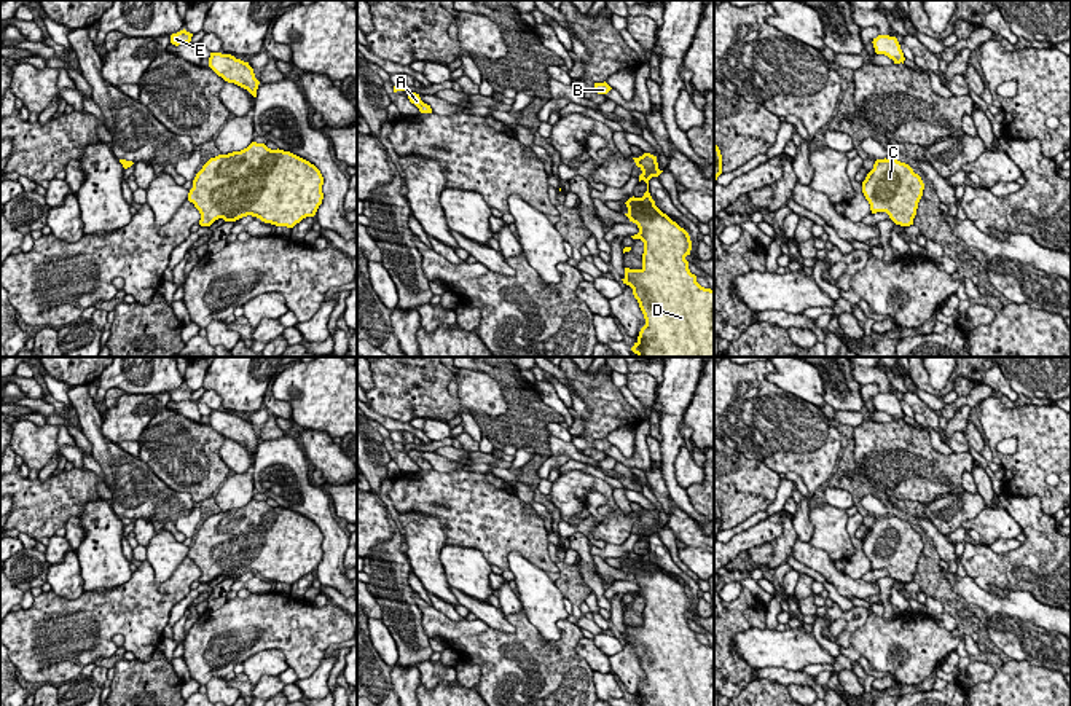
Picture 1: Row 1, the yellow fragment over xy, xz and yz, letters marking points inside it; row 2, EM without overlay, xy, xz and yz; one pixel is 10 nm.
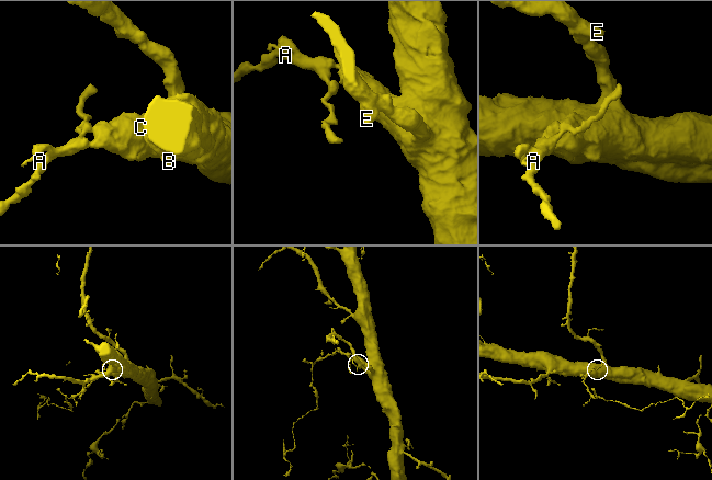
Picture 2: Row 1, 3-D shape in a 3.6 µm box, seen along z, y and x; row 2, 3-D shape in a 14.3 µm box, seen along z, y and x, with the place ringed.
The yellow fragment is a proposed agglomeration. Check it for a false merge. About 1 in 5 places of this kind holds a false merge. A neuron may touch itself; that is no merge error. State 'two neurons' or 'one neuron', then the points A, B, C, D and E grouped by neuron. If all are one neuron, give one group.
one neuron; groups A B C D E

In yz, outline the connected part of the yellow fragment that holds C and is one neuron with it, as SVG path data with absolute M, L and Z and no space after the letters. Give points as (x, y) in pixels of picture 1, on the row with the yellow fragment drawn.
M877 159L862 182L872 214L886 212L900 226L913 225L924 183L913 169L897 159Z

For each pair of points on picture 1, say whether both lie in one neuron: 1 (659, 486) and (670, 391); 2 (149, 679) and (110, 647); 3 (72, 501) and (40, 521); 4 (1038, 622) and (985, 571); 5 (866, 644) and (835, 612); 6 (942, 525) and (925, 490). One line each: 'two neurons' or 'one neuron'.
1: two neurons
2: two neurons
3: one neuron
4: two neurons
5: two neurons
6: two neurons

